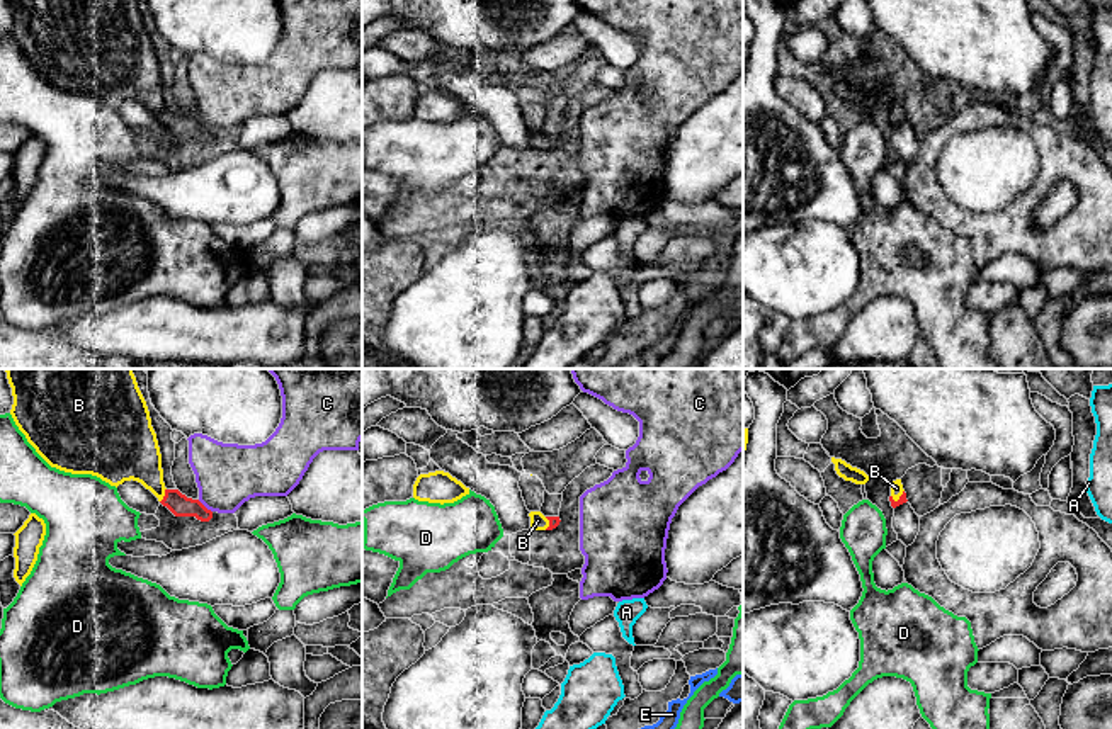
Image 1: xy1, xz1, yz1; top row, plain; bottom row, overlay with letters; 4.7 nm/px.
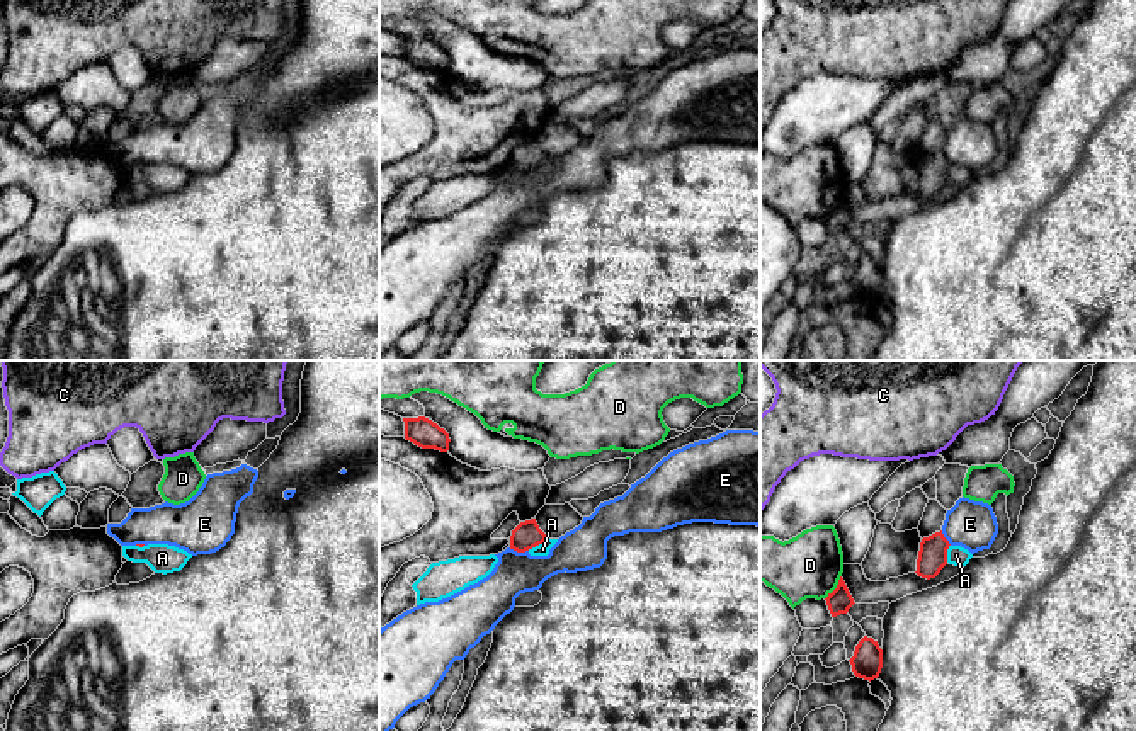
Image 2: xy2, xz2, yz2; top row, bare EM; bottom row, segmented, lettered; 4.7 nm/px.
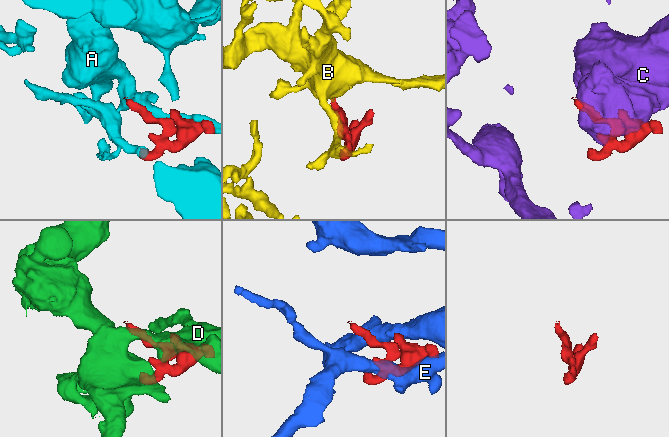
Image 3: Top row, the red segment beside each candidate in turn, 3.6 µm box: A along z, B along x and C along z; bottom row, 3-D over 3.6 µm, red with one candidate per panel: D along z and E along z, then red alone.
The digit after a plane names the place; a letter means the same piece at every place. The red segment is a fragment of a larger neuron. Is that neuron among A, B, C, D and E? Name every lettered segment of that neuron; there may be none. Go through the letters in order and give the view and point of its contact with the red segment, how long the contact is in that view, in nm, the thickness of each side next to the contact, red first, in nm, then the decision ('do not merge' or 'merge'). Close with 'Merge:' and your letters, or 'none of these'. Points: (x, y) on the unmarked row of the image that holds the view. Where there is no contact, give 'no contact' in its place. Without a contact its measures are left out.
A: xz2 (536, 164) | 110 nm | 130/60 nm | do not merge
B: xy1 (165, 114) | 80 nm | 100/240 nm | merge
C: xy1 (203, 124) | 90 nm | 100/300 nm | do not merge
D: yz2 (837, 206) | 140 nm | 110/300 nm | do not merge
E: xz2 (519, 170) | 100 nm | 130/200 nm | do not merge
Merge: B

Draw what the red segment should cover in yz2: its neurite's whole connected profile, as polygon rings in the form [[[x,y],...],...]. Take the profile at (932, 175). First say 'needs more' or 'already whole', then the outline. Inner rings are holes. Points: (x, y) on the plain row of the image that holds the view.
already whole; [[[942,150],[923,156],[920,162],[915,192],[927,199],[935,197],[940,189],[947,184],[949,165],[951,163],[944,156]]]

